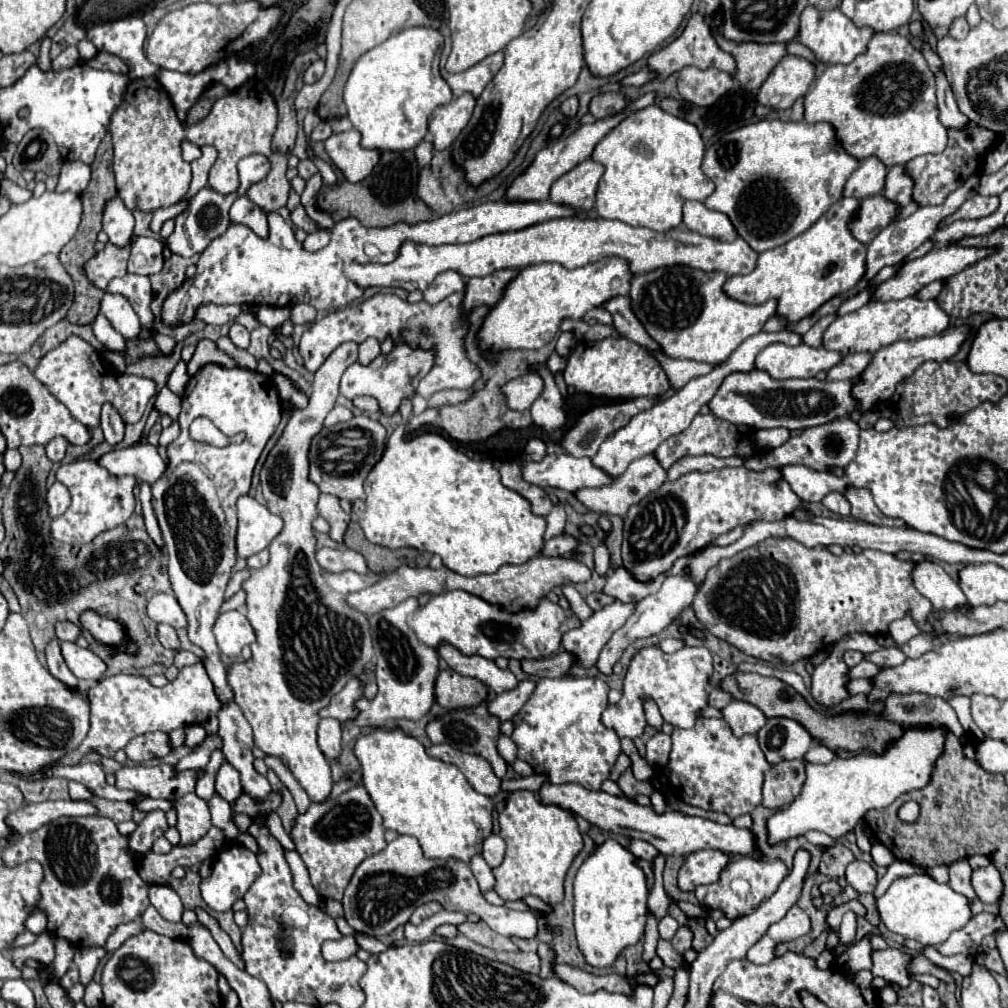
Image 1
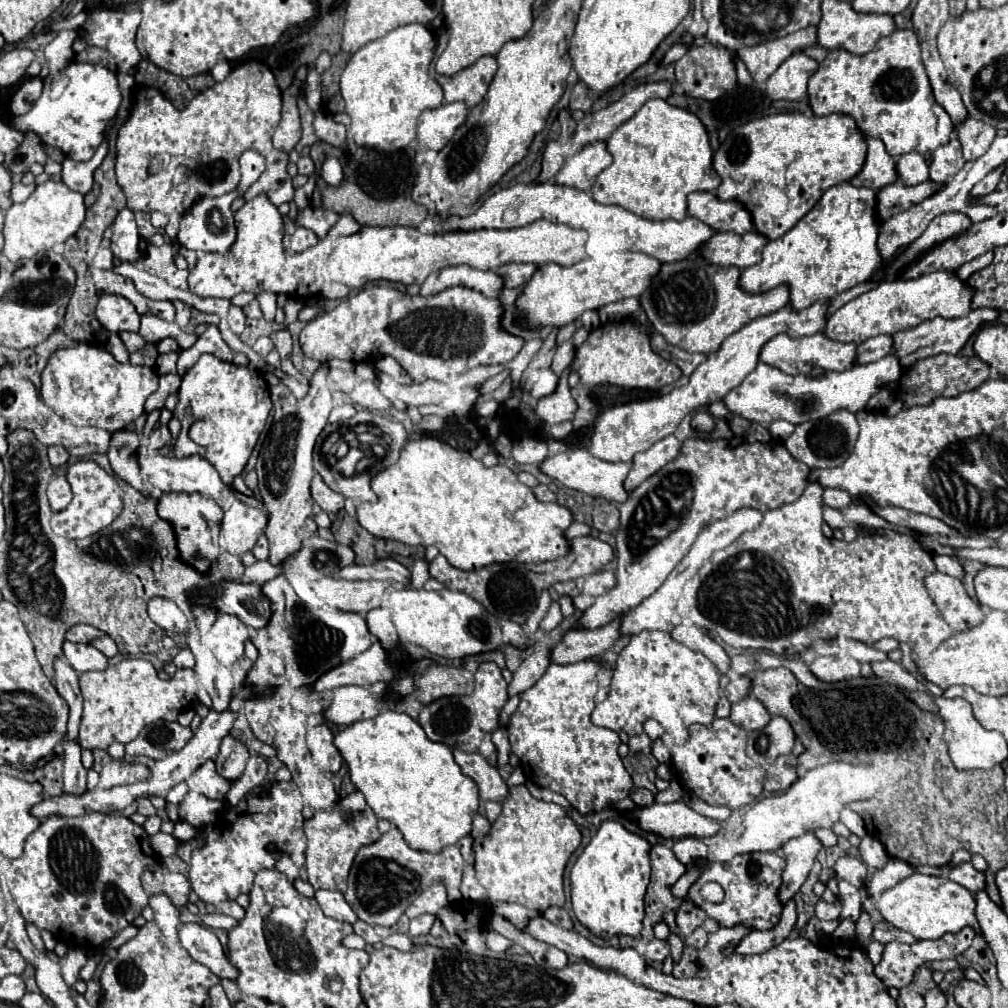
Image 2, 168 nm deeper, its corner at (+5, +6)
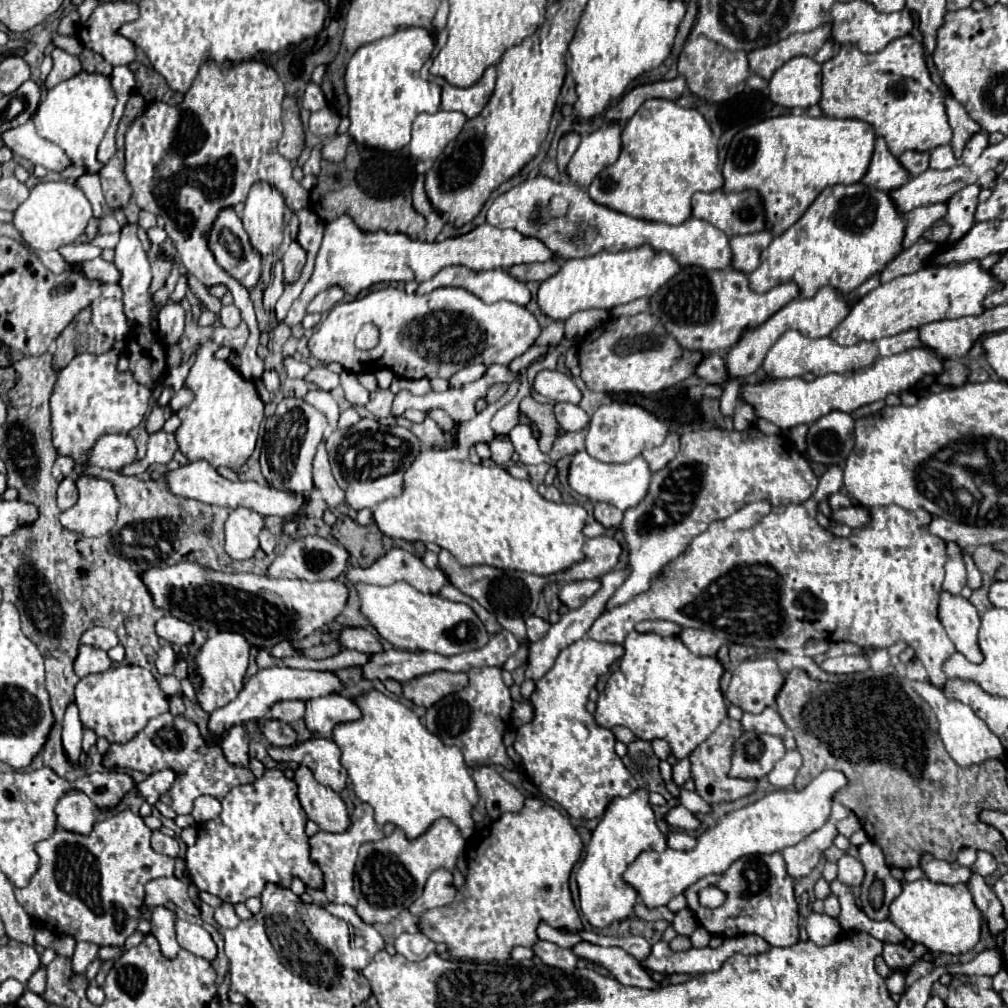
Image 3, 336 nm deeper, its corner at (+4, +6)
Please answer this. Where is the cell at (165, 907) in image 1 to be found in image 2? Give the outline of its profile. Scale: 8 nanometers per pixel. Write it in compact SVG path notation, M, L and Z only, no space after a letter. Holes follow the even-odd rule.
M150 896L150 908L154 910L154 922L160 926L162 934L170 940L178 938L180 928L180 912L166 900L166 896Z

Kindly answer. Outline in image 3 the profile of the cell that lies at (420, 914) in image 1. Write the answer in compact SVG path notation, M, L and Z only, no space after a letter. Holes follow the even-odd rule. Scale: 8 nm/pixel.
M435 870L429 876L423 894L411 904L409 912L413 916L421 916L423 912L427 912L431 908L443 908L453 902L455 894L457 894L457 890L453 886L451 872L449 870Z

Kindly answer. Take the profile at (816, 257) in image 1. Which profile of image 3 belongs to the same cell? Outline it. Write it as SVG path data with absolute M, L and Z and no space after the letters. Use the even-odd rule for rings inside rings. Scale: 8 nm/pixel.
M837 184L825 188L815 202L805 210L805 214L783 234L775 236L773 242L763 250L761 266L749 274L749 286L755 292L767 292L781 282L795 282L803 298L811 298L821 286L833 286L841 294L849 294L869 276L881 272L887 262L891 262L901 252L901 240L905 234L905 220L895 208L891 194L867 188L863 184Z

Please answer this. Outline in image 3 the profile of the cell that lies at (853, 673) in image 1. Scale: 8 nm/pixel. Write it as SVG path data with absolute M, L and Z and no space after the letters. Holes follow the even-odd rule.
M911 682L911 686L933 708L933 712L939 720L939 736L945 744L947 754L953 758L955 764L959 764L961 768L969 768L973 764L983 764L987 760L999 760L1003 756L1001 740L987 728L987 724L967 704L945 698L943 692L929 682Z

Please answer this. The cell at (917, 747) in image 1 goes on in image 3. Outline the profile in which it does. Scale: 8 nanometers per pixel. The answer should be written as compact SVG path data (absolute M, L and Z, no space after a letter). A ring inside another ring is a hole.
M825 770L817 778L813 778L803 790L773 791L769 788L768 793L763 794L762 791L769 784L766 779L761 778L753 794L733 802L720 803L729 804L731 810L721 818L711 818L711 826L697 838L697 846L693 850L677 852L667 848L661 854L643 852L633 864L635 878L625 878L625 882L635 886L641 900L649 908L665 906L673 896L685 892L699 878L725 872L741 856L781 852L783 848L797 844L829 820L833 796L849 784L843 772Z

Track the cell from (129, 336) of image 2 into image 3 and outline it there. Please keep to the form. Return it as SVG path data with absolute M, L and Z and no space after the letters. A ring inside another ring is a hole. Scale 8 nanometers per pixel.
M119 340L103 356L79 354L63 370L59 370L55 388L51 392L51 428L53 444L59 454L75 460L75 472L83 474L87 450L103 434L129 434L151 412L151 390L139 384L133 374L119 372L117 360L125 344Z

